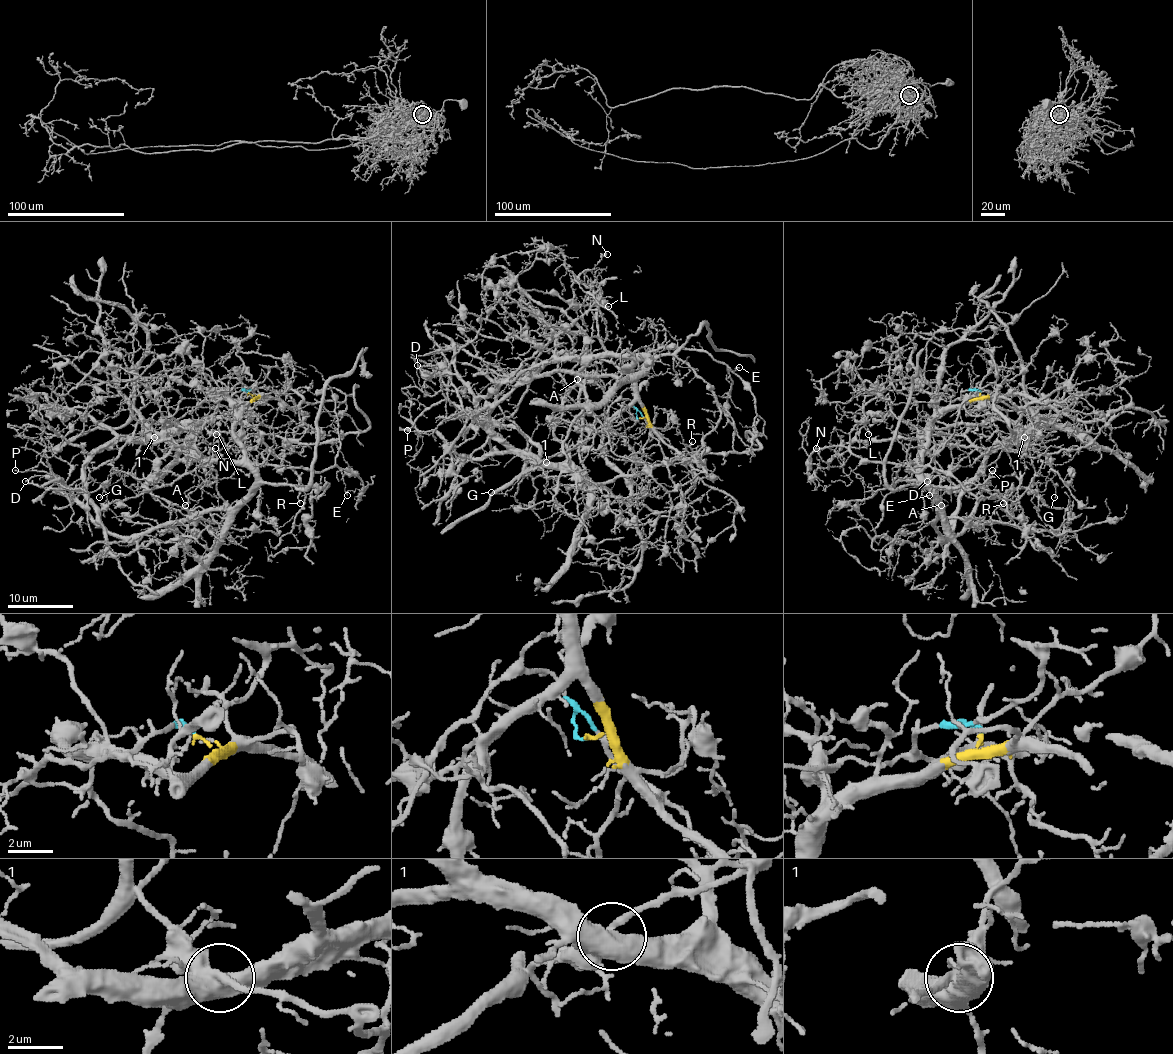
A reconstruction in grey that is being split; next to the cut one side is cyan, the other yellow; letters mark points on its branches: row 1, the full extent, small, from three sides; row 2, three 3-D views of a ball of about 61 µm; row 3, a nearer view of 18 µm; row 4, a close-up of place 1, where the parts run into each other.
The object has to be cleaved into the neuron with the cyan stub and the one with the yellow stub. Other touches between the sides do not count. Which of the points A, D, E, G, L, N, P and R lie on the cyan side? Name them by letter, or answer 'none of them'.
G, N, P, R

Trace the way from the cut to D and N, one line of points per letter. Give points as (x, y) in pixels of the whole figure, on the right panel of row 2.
D: (980, 393), (941, 413), (923, 450), (933, 522), (957, 534), (977, 501), (946, 478), (926, 481)
N: (980, 392), (961, 395), (1005, 410), (1008, 419), (871, 441), (825, 462), (815, 449)

